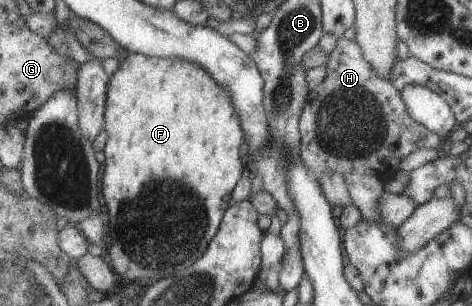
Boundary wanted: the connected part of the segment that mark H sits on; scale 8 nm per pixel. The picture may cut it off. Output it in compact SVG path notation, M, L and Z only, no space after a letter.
M342 36L337 39L334 51L327 61L327 76L311 87L301 118L301 159L312 177L320 181L324 172L356 172L383 181L393 178L403 157L420 148L440 149L446 141L437 133L412 119L405 106L401 92L391 81L378 77L375 69L364 59L361 45Z

